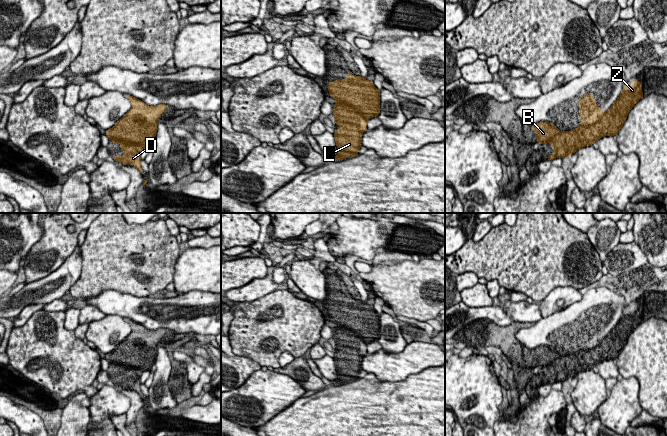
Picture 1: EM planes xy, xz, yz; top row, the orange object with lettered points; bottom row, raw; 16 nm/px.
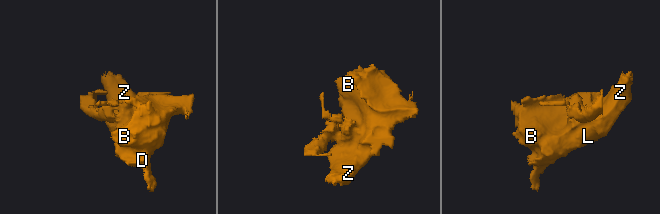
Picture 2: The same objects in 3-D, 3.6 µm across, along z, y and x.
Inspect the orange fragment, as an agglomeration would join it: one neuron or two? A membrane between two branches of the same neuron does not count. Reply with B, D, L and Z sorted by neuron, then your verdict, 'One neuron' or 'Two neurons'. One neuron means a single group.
Groups: B / D L Z. Two neurons

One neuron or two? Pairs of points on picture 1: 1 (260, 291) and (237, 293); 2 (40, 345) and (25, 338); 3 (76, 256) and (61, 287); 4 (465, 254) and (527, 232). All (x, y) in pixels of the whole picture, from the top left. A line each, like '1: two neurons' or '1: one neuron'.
1: one neuron
2: one neuron
3: one neuron
4: one neuron

